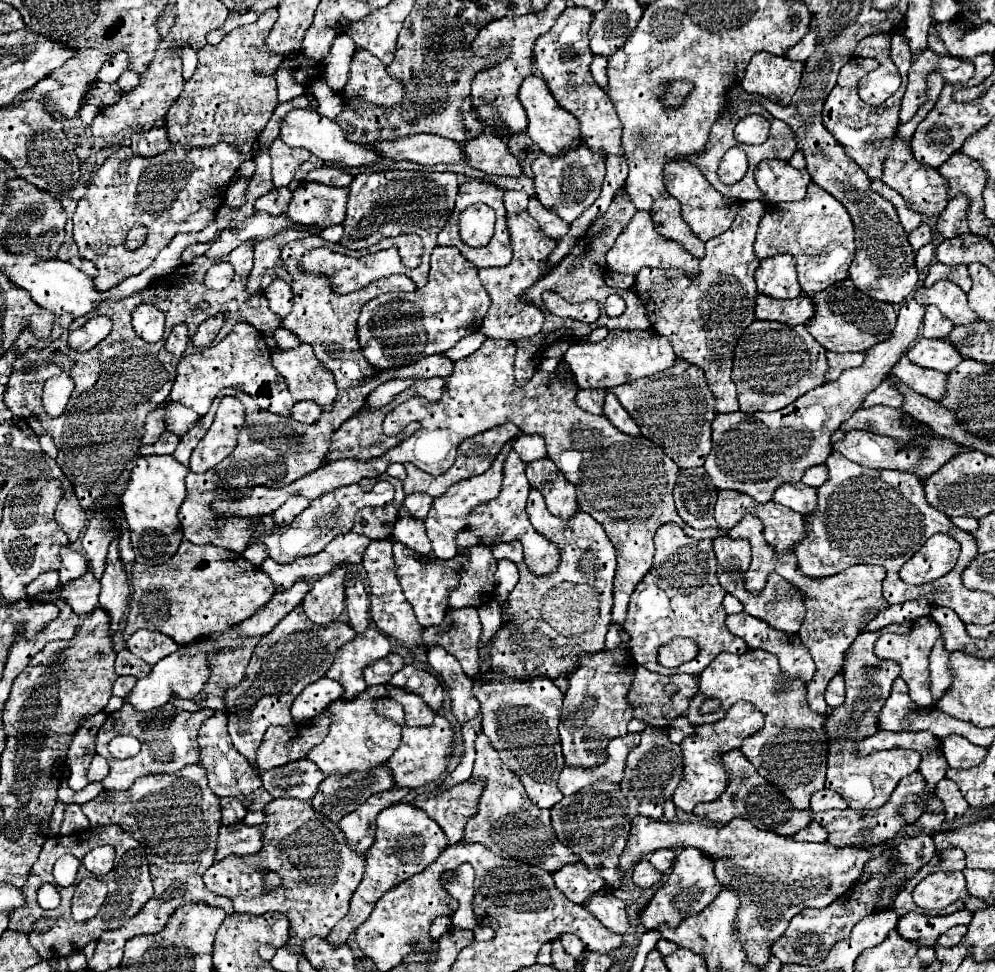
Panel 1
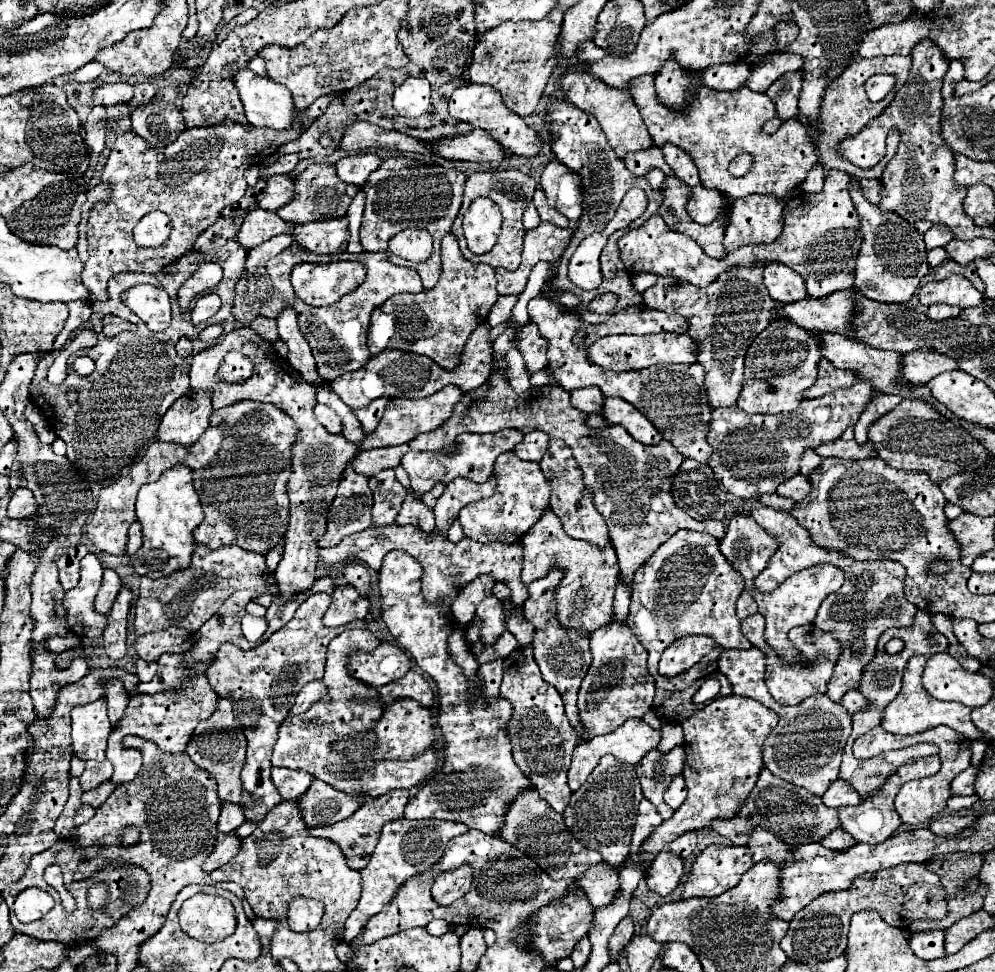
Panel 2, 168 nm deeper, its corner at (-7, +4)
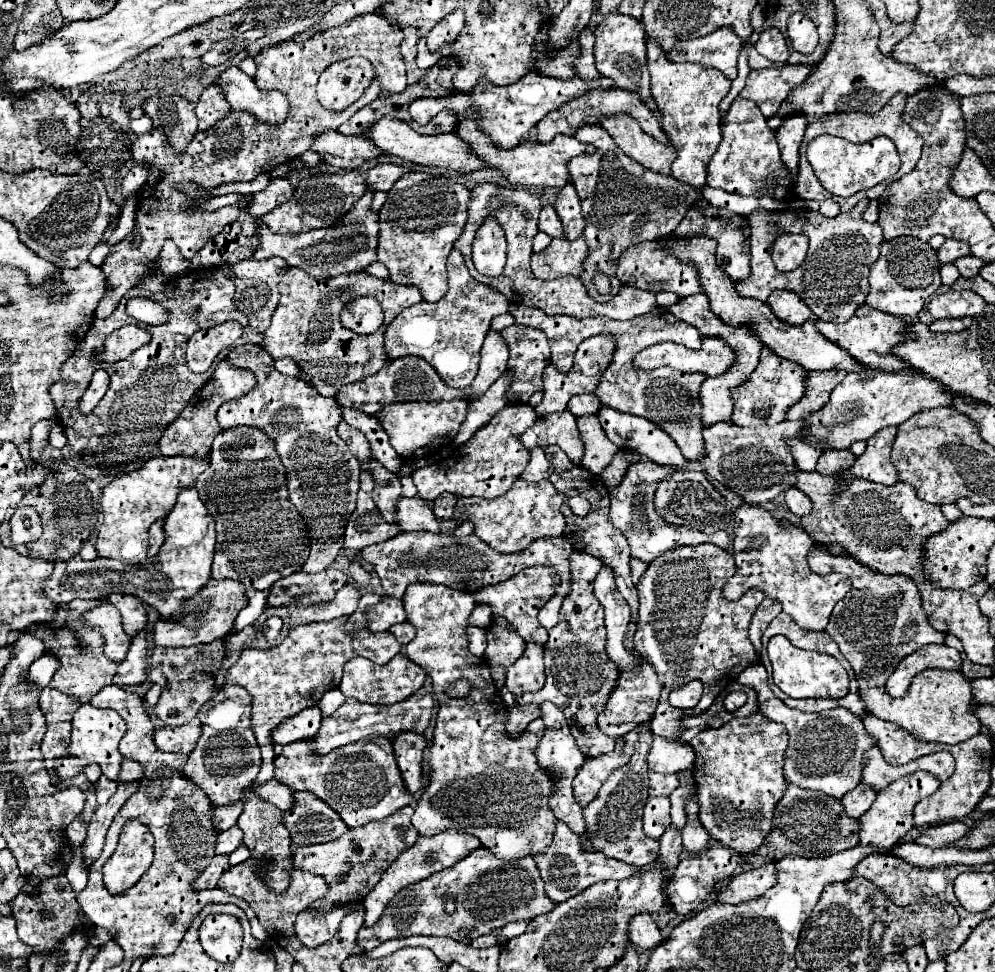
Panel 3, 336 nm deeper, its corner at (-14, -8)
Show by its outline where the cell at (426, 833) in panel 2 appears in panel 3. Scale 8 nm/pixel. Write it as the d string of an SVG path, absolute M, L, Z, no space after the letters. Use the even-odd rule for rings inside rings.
M447 830L447 832L441 832L437 836L419 836L417 842L403 850L395 862L391 862L391 866L383 872L379 884L363 898L363 904L365 904L365 926L371 926L379 920L379 916L383 914L385 906L389 904L389 900L403 888L435 874L435 872L441 872L445 868L451 868L455 862L459 862L461 858L465 858L469 852L473 852L475 848L479 848L481 842L471 836L471 834L465 834L465 832L457 832L457 830Z

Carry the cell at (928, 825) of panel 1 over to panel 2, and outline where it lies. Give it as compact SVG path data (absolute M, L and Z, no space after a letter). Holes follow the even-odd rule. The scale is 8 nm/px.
M972 794L972 796L952 796L948 800L948 810L950 812L958 812L958 810L964 810L964 808L970 808L978 798L978 794Z

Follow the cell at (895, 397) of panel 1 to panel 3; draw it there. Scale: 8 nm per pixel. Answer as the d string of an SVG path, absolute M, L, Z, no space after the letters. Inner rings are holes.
M891 426L871 436L871 440L867 440L867 450L857 458L857 462L847 472L843 472L843 476L847 476L847 480L865 478L885 486L899 482L897 472L889 458L895 434L897 434L897 426Z

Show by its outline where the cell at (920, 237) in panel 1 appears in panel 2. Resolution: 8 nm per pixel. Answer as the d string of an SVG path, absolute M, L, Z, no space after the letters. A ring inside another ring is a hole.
M932 226L926 234L924 234L924 242L926 248L936 248L936 246L946 246L950 240L954 238L954 234L950 232L948 226Z

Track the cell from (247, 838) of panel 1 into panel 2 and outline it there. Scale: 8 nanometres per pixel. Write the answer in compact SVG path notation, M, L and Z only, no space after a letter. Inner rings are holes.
M218 834L218 840L216 840L216 844L214 844L214 850L212 850L212 854L204 860L202 870L210 874L212 870L216 870L216 868L220 868L222 864L226 864L236 852L240 852L240 842L242 842L242 840L236 840L236 834L228 834L228 836Z

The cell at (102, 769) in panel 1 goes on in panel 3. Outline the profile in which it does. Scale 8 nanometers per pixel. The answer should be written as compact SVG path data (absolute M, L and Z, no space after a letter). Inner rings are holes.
M101 776L99 782L95 784L95 792L97 792L97 802L99 804L107 804L107 800L113 796L113 792L117 790L117 782Z

